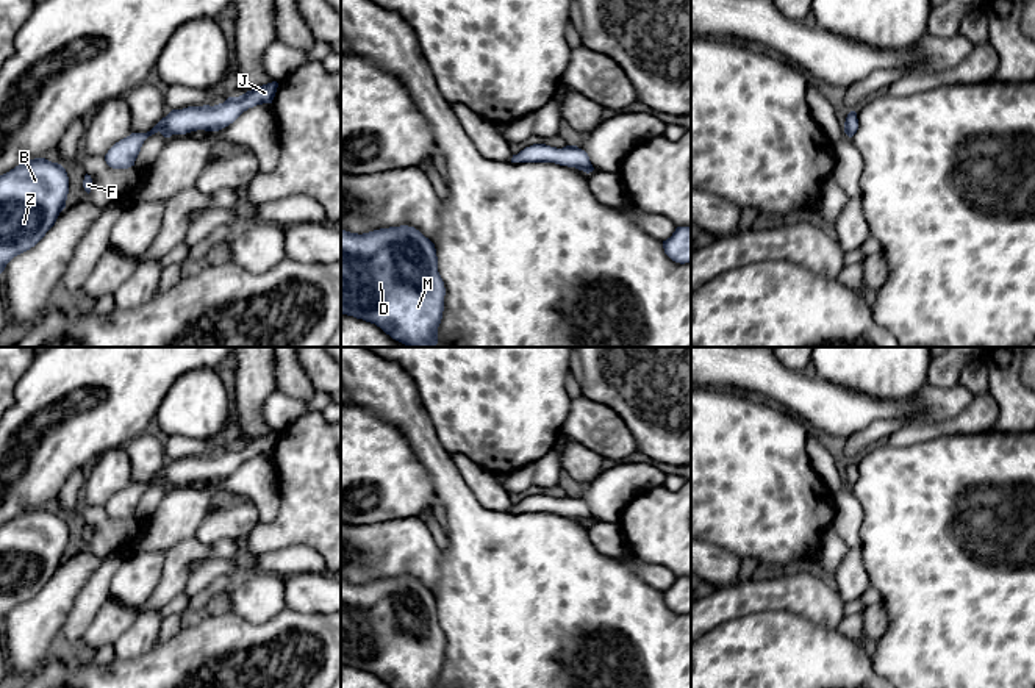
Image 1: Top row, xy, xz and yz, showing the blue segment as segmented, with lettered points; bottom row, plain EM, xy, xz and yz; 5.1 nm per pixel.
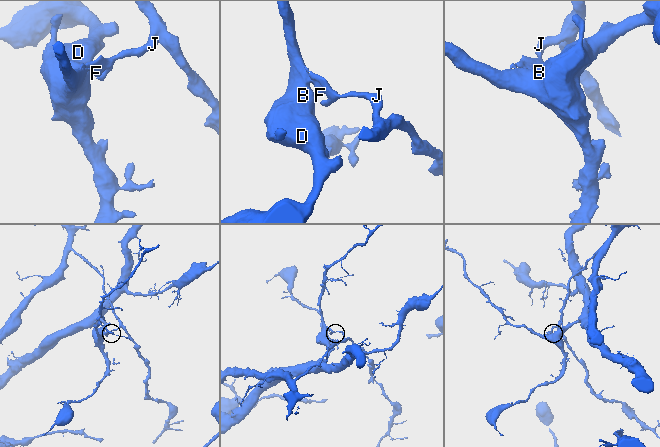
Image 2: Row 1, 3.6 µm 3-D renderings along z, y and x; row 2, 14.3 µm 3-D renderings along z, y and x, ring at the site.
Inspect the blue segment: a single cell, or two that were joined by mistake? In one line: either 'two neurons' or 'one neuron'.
two neurons

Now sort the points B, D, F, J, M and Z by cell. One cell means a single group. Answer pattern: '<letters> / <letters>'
B D F M Z / J

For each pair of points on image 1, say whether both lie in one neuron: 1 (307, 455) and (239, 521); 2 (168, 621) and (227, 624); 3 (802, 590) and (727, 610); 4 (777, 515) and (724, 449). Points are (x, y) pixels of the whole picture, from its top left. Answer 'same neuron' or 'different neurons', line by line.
1: different neurons
2: different neurons
3: same neuron
4: same neuron

